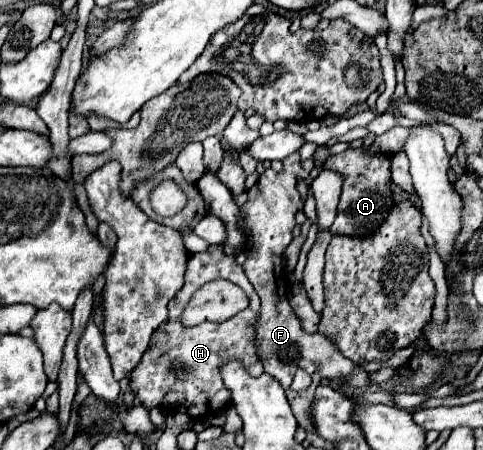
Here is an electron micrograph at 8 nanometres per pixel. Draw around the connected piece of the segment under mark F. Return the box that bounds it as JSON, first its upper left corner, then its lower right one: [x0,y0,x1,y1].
[243,153,370,432]

